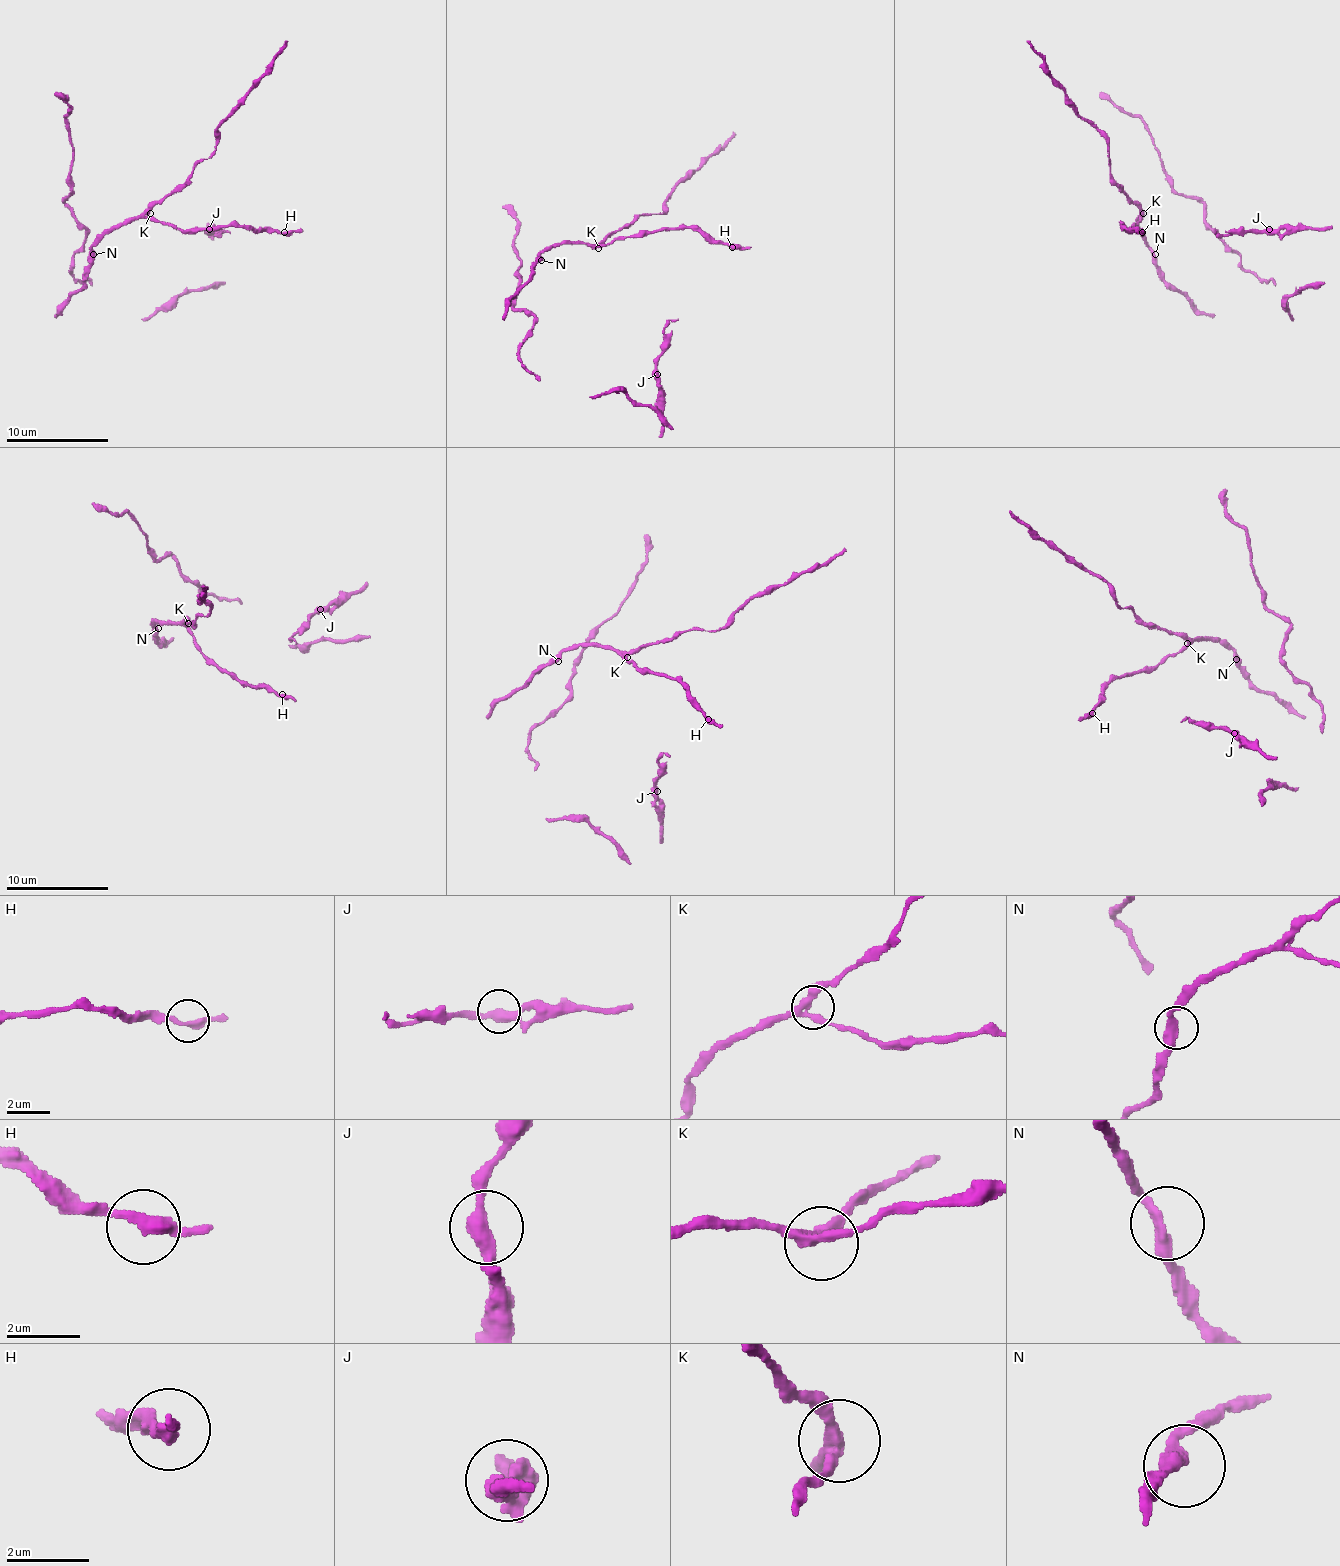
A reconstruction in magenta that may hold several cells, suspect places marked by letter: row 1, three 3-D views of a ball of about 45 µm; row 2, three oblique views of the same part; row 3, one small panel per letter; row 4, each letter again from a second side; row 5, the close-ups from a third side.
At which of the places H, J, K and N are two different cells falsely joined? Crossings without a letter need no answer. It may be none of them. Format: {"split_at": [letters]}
{"split_at": []}

